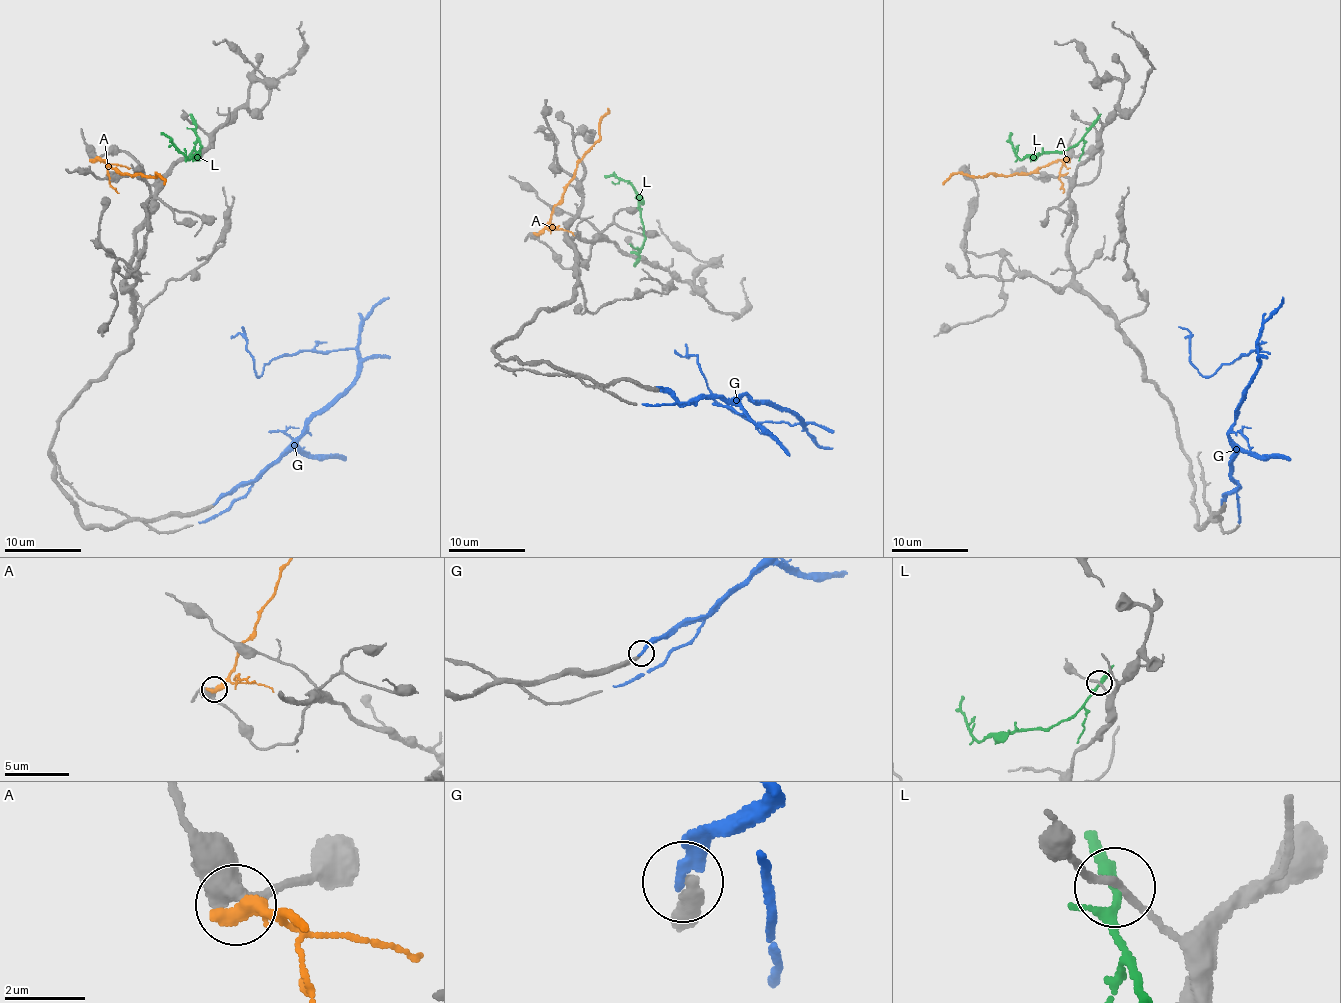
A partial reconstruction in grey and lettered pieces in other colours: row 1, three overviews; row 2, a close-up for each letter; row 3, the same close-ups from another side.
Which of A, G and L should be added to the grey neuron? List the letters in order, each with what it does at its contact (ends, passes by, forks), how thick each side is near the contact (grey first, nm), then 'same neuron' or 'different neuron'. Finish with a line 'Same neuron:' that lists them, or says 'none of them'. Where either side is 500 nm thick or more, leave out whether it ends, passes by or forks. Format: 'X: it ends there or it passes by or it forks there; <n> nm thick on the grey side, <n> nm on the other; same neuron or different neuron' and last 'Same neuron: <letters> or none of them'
A: it ends there; 460 nm thick on the grey side, 480 nm on the other; different neuron
G: it ends there; 320 nm thick on the grey side, 320 nm on the other; same neuron
L: it forks there; 170 nm thick on the grey side, 200 nm on the other; different neuron
Same neuron: G

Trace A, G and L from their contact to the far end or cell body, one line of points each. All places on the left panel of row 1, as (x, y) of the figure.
A: (94, 158), (103, 160), (119, 173), (155, 173), (165, 185)
G: (215, 502), (252, 483), (352, 383), (359, 366), (354, 348), (298, 350), (277, 356), (257, 375), (242, 327)
L: (196, 125), (200, 150), (188, 160), (161, 133)

